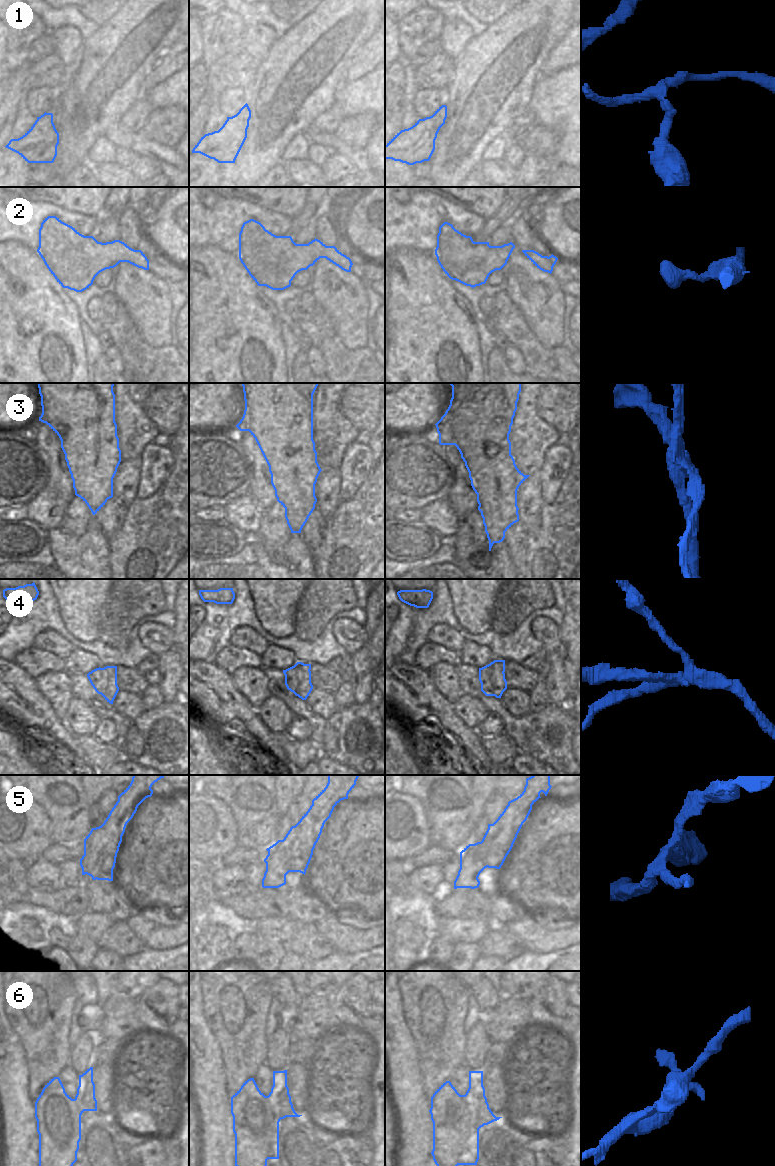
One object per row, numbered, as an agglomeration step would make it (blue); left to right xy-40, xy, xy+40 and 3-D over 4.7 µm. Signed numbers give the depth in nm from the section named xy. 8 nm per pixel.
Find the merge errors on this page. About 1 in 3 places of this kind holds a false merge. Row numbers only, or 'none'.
1, 3, 4, 5, 6

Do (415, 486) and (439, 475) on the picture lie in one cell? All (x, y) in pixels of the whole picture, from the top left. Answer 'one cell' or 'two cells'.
one cell

